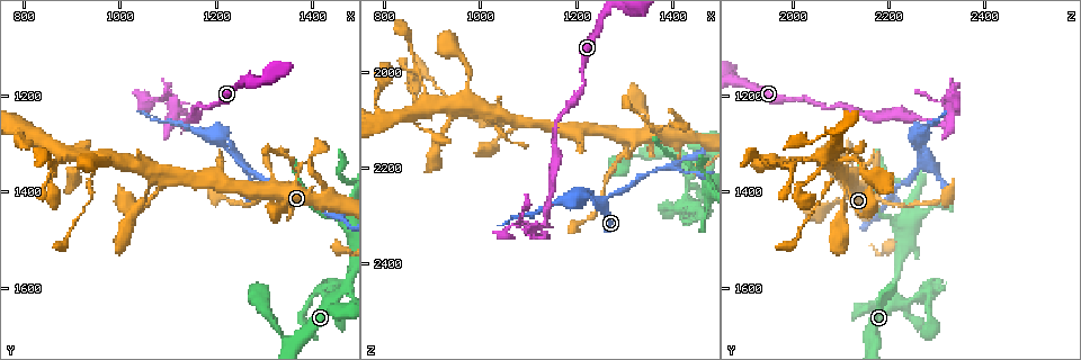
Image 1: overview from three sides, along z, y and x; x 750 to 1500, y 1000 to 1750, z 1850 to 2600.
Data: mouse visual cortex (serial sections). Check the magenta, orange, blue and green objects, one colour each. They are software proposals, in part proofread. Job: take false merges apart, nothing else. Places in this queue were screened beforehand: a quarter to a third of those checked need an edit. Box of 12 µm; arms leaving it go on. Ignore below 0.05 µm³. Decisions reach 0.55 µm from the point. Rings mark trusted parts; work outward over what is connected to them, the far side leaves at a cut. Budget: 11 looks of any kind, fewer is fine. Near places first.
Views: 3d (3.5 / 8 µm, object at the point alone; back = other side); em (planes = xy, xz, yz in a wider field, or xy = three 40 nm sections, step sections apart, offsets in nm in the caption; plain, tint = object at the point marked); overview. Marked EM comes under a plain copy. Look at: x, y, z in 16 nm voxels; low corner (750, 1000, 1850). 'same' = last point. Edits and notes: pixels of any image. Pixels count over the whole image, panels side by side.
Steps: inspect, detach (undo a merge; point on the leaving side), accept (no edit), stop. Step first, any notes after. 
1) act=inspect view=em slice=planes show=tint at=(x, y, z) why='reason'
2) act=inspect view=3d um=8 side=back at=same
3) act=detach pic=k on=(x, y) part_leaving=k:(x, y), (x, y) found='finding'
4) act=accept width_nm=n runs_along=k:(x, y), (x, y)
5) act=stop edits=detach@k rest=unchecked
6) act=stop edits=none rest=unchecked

act=inspect view=3d um=8 side=back at=(1430, 1615, 2265) why='three-way junction'

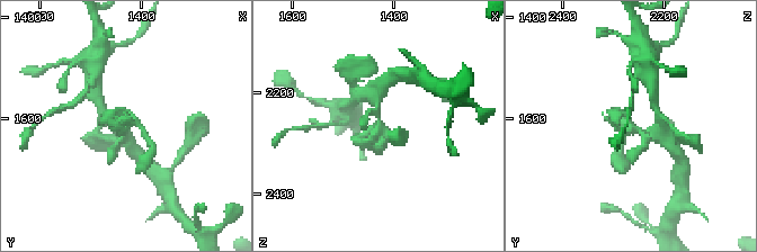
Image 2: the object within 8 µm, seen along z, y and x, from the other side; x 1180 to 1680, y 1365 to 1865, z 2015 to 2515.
act=inspect view=em slice=xy step=5 show=tint at=(1430, 1620, 2270) why='shape alone is not enough'

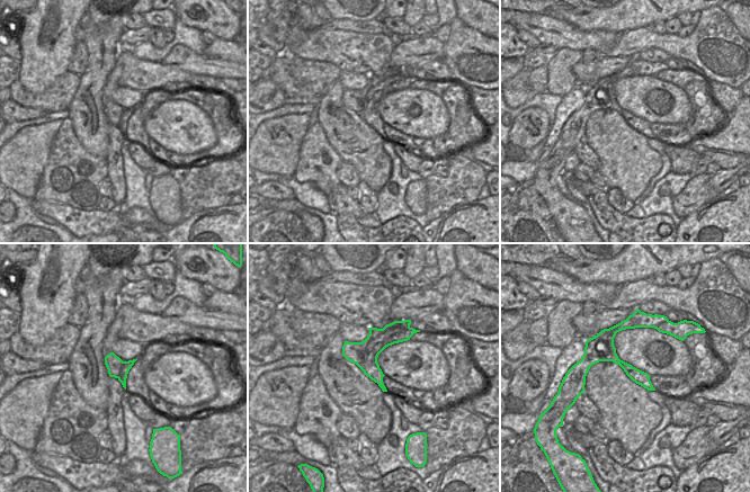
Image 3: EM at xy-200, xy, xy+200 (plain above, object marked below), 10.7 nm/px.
act=accept runs_along=2:(375, 97), (380, 127), (400, 134) found='all the same cell'

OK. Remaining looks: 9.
act=inspect view=3d um=3.5 at=(1155, 1245, 2165) why='calibre changes'

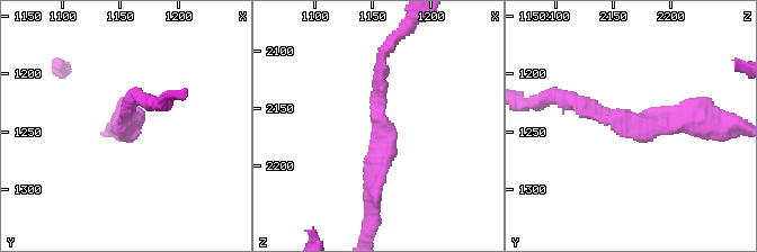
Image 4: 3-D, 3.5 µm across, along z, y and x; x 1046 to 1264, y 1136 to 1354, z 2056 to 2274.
act=inspect view=em slice=planes show=tint at=(1156, 1240, 2166) arm_widths_nm=150,250 why='shape alone is not enough'

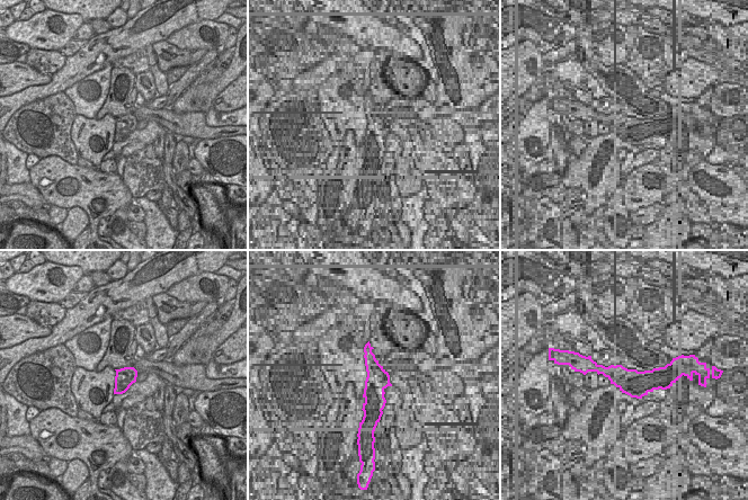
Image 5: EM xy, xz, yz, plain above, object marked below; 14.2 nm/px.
act=accept found='continuous, no second cell'

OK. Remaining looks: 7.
act=inspect view=3d um=3.5 side=back at=(1225, 1310, 2260) why='narrows sharply'

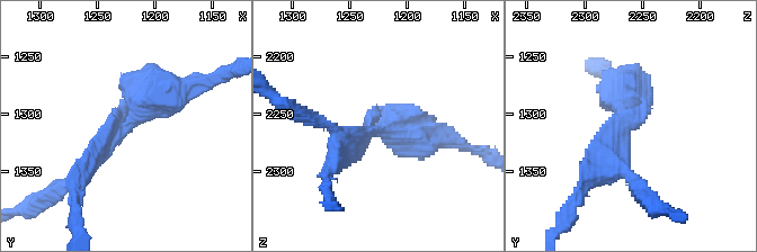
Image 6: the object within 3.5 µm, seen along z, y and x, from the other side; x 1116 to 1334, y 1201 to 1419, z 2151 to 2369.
act=inspect view=em slice=xy step=2 show=tint at=(1224, 1308, 2266) arm_widths_nm=250,500

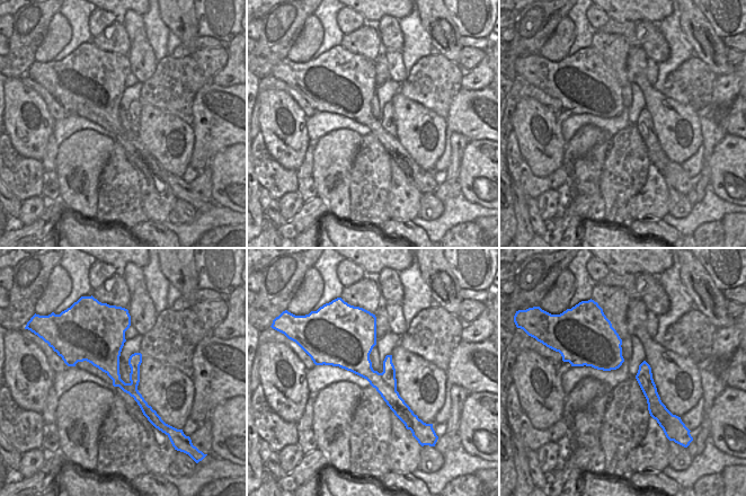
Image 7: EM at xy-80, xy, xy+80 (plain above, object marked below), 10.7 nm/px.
act=detach pic=6 on=(422, 117) border=7:(381, 373), (381, 378), (396, 389) found='a second cell is stuck on'

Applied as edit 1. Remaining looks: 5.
act=inspect view=3d um=3.5 at=(1115, 1245, 2320) why='abrupt turn'

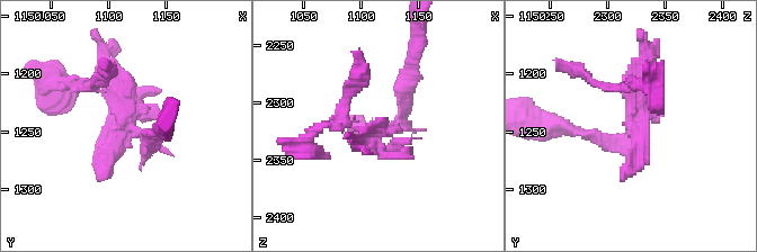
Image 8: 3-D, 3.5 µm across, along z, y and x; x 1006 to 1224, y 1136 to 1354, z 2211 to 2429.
act=inspect view=em slice=planes show=tint at=(1118, 1244, 2326)

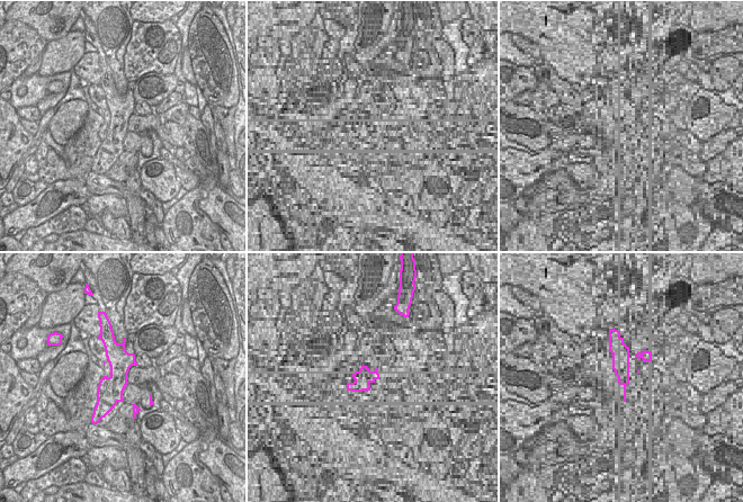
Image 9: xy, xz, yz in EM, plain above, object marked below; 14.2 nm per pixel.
act=inspect view=em slice=xy step=3 show=tint at=same

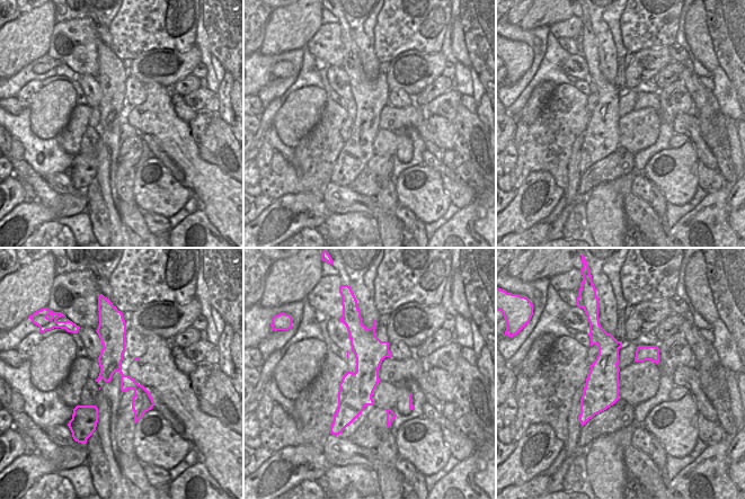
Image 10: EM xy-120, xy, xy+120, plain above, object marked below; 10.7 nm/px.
act=detach pic=8 on=(637, 107) part_leaving=8:(629, 132), (634, 80) found='two cells meet here'

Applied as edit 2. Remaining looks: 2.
act=stop edits=detach@6,detach@8 rest=unchecked

